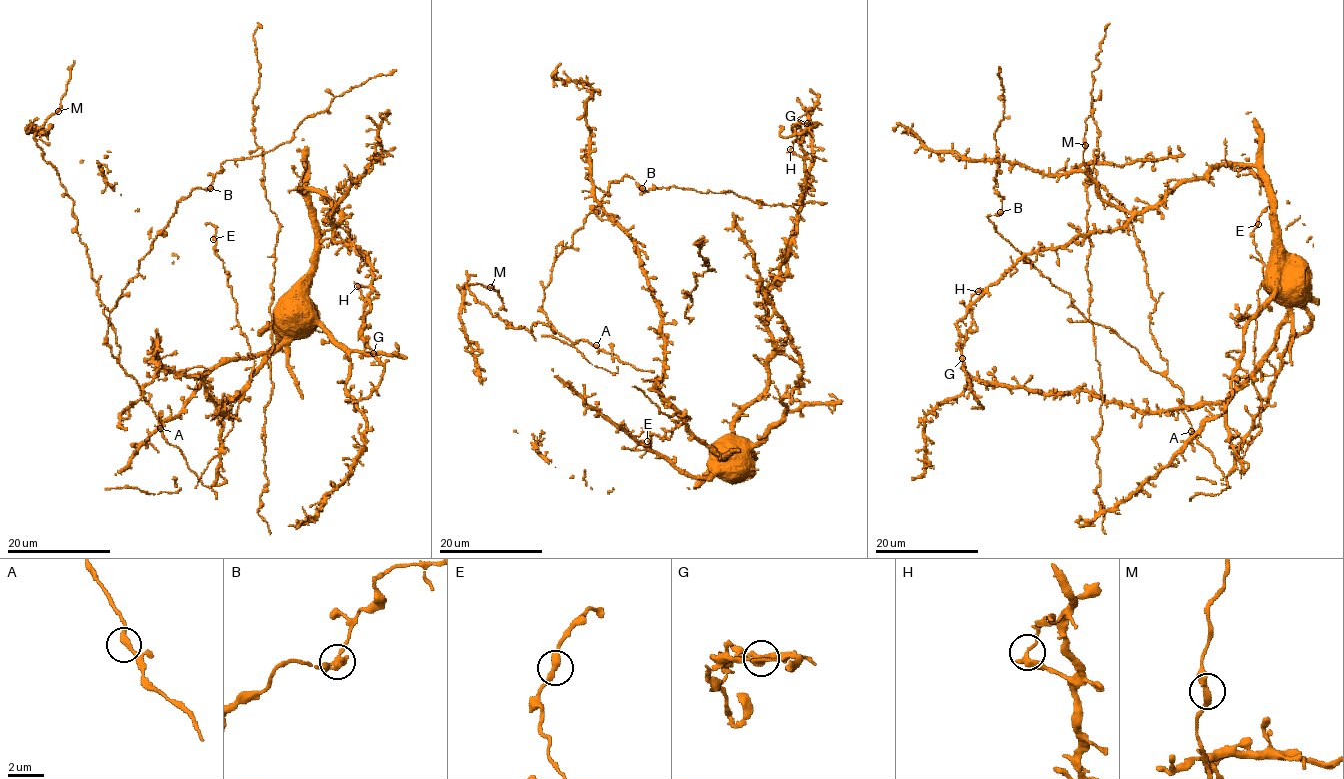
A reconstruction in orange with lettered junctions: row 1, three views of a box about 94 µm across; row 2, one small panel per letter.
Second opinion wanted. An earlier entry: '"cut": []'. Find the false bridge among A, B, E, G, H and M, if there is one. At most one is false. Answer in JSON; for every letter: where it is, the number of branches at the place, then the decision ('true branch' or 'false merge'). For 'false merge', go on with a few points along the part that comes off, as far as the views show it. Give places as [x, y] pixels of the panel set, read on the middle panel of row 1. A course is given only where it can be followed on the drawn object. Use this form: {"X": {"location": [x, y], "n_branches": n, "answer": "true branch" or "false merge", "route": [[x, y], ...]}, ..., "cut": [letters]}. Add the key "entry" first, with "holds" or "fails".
{"entry": "fails", "A": {"location": [596, 345], "n_branches": 2, "answer": "true branch"}, "B": {"location": [642, 188], "n_branches": 2, "answer": "true branch"}, "E": {"location": [647, 441], "n_branches": 2, "answer": "true branch"}, "G": {"location": [807, 123], "n_branches": 2, "answer": "true branch"}, "H": {"location": [790, 149], "n_branches": 2, "answer": "false merge", "route": [[790, 149], [797, 139], [791, 125]]}, "M": {"location": [490, 287], "n_branches": 2, "answer": "true branch"}, "cut": ["H"]}

